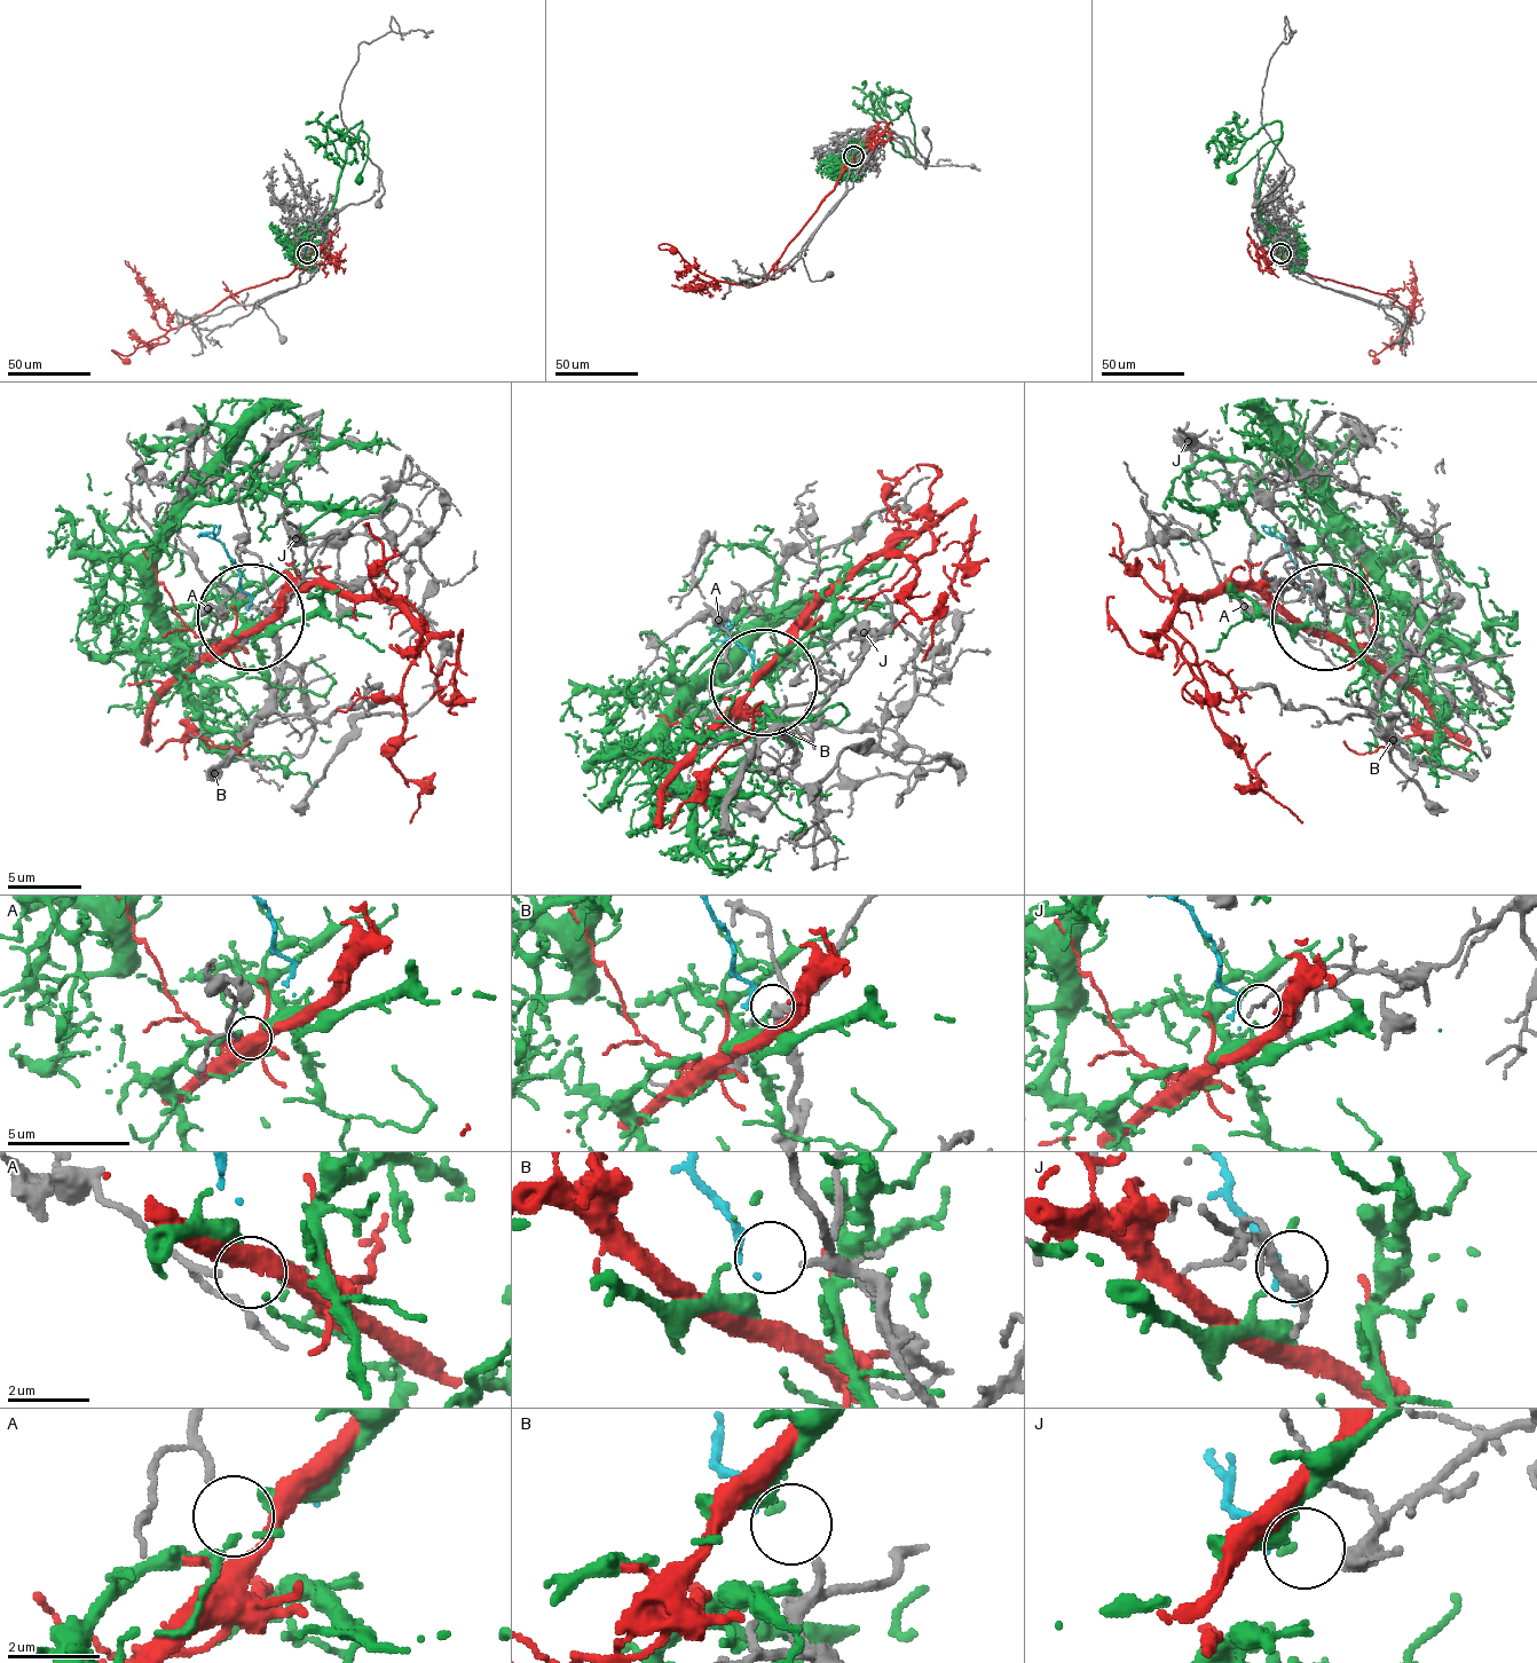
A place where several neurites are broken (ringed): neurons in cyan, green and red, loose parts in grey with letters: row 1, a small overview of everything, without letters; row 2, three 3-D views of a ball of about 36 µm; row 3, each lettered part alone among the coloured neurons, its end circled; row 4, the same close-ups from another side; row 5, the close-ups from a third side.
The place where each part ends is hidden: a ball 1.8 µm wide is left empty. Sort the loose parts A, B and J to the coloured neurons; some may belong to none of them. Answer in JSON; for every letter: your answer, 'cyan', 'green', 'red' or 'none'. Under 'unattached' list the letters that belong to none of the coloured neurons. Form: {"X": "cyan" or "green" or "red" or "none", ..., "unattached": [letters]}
{"A": "red", "B": "cyan", "J": "none", "unattached": ["J"]}

